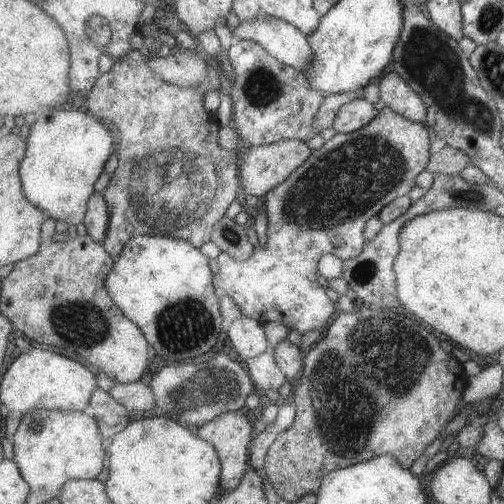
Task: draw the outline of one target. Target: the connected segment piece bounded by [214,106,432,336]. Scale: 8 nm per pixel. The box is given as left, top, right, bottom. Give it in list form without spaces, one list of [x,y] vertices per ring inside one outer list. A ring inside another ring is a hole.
[[[385,106],[379,111],[379,114],[372,120],[367,126],[360,128],[352,133],[339,133],[331,137],[325,146],[322,146],[319,150],[313,151],[312,156],[308,158],[293,174],[277,185],[273,190],[270,190],[265,195],[266,210],[268,212],[268,222],[267,222],[267,240],[264,248],[258,248],[257,252],[247,260],[238,261],[234,259],[230,254],[222,252],[218,258],[217,262],[219,264],[219,272],[214,276],[214,282],[217,288],[217,292],[220,294],[227,294],[232,298],[232,300],[237,304],[243,316],[247,318],[252,318],[253,320],[259,321],[260,323],[268,323],[271,321],[277,321],[285,323],[291,330],[300,330],[302,335],[305,336],[304,332],[309,332],[309,330],[322,329],[334,319],[339,313],[336,302],[331,300],[330,289],[323,288],[319,282],[317,282],[317,266],[319,266],[320,260],[327,253],[332,255],[337,255],[344,261],[354,259],[357,255],[360,255],[364,249],[367,247],[367,241],[365,236],[363,236],[363,230],[365,230],[365,224],[373,218],[373,216],[379,216],[380,212],[396,198],[400,196],[407,195],[415,186],[417,186],[417,176],[427,170],[427,165],[429,164],[430,158],[432,157],[431,152],[431,136],[429,136],[429,130],[427,130],[426,124],[424,123],[414,123],[409,120],[405,115],[399,114],[396,110],[393,110],[389,106]],[[337,238],[339,238],[341,244],[337,245]]]

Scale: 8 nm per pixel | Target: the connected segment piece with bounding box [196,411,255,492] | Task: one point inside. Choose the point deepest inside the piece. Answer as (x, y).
(231, 433)

